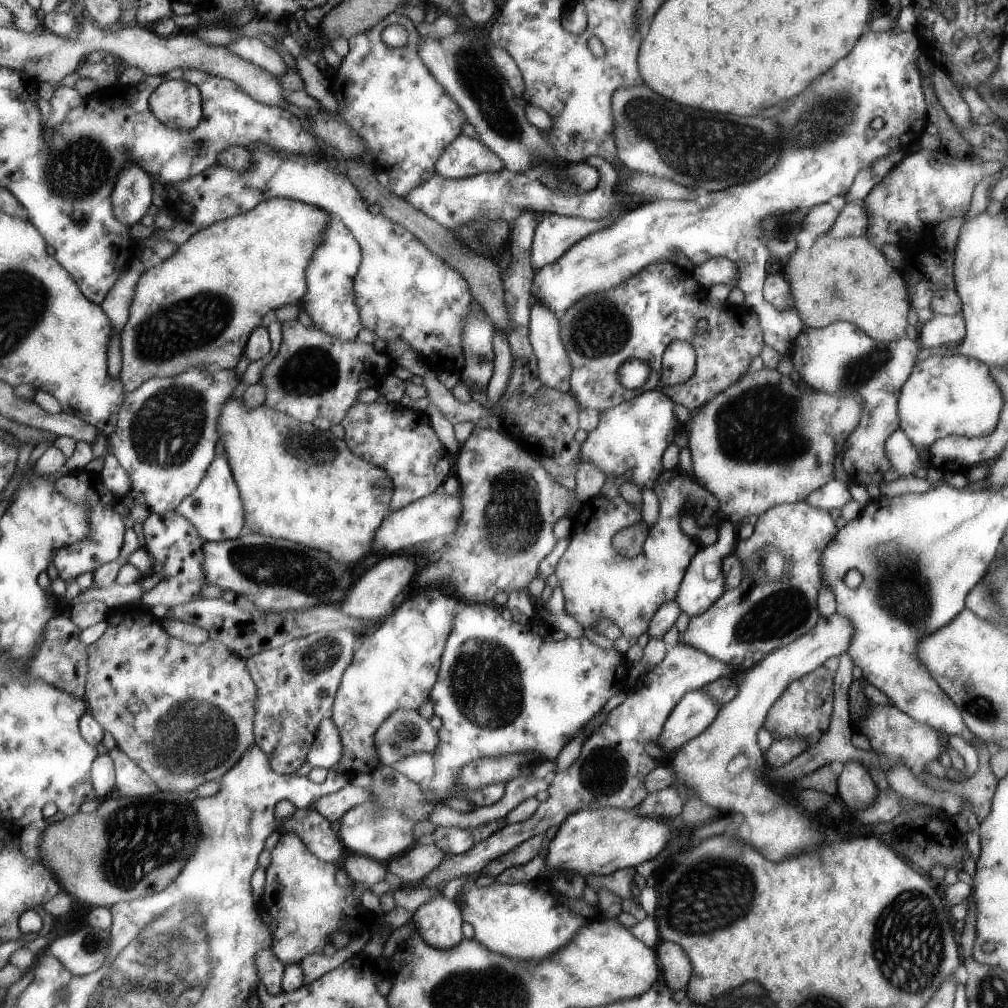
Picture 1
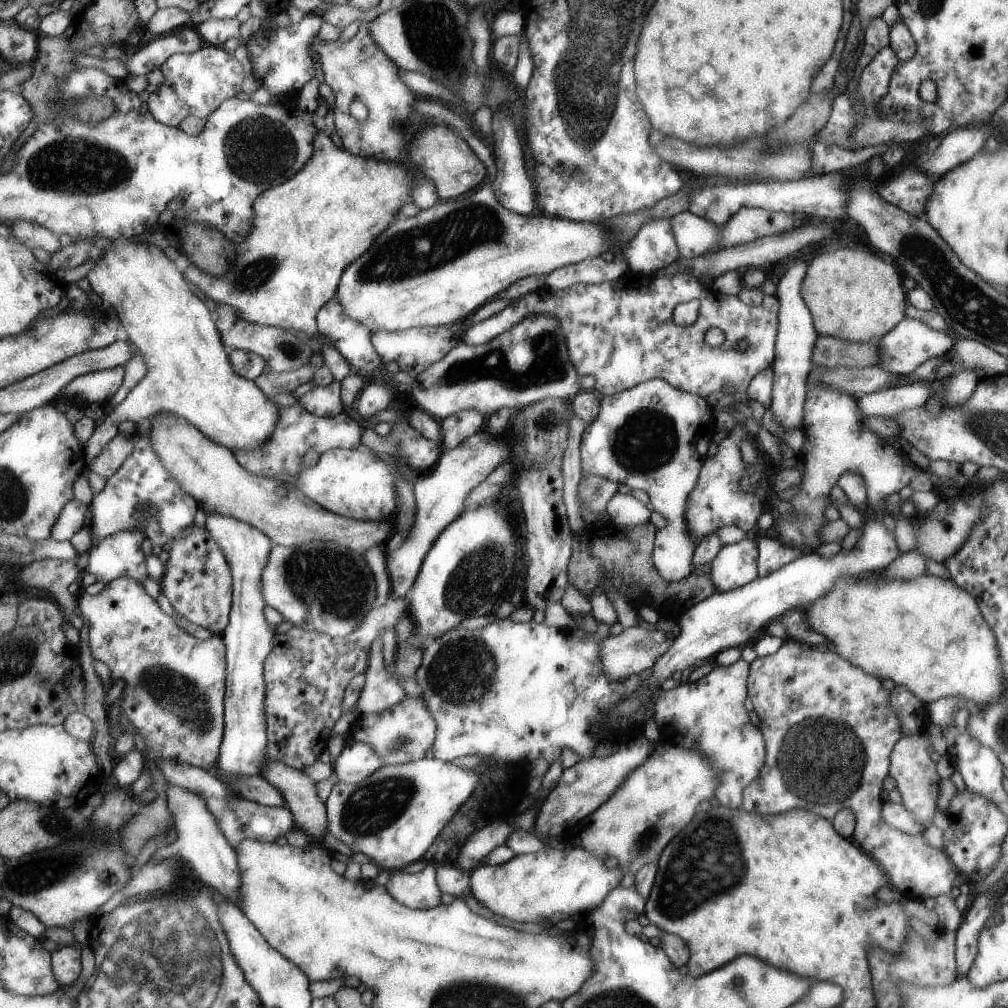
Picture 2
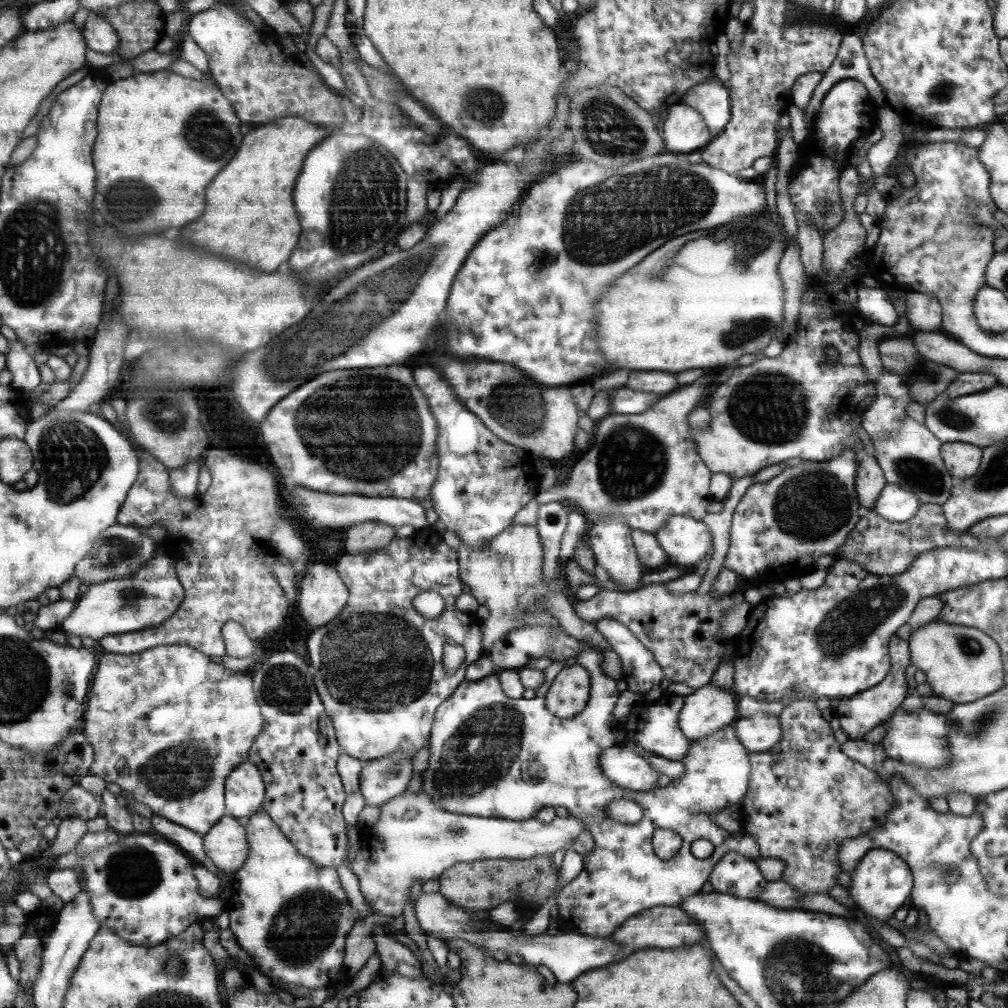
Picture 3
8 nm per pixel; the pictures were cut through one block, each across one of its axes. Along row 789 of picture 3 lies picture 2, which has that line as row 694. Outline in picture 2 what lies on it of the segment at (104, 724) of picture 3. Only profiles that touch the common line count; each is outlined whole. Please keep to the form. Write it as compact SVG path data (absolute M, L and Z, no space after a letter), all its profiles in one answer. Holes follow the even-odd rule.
M133 578L113 580L97 595L81 592L77 603L89 622L90 648L94 658L108 664L113 683L122 680L124 689L118 712L139 737L140 746L154 760L172 760L208 771L217 766L225 732L225 680L228 659L221 635L202 641L164 613L158 602Z

